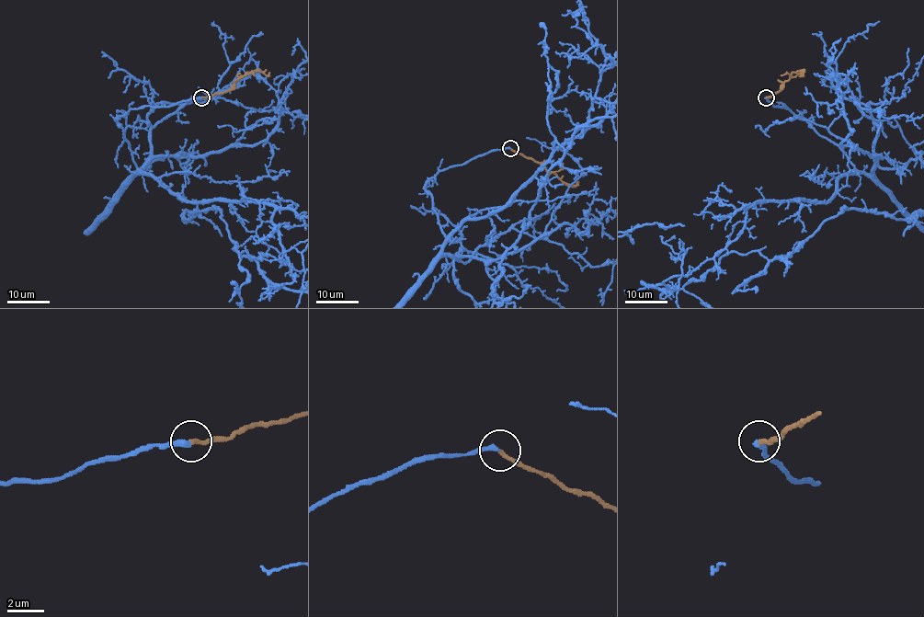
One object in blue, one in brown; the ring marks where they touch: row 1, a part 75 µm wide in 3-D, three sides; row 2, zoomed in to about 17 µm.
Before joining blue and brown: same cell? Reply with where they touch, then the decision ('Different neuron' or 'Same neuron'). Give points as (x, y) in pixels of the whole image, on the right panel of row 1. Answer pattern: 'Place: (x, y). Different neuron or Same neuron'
Place: (766, 97). Same neuron

